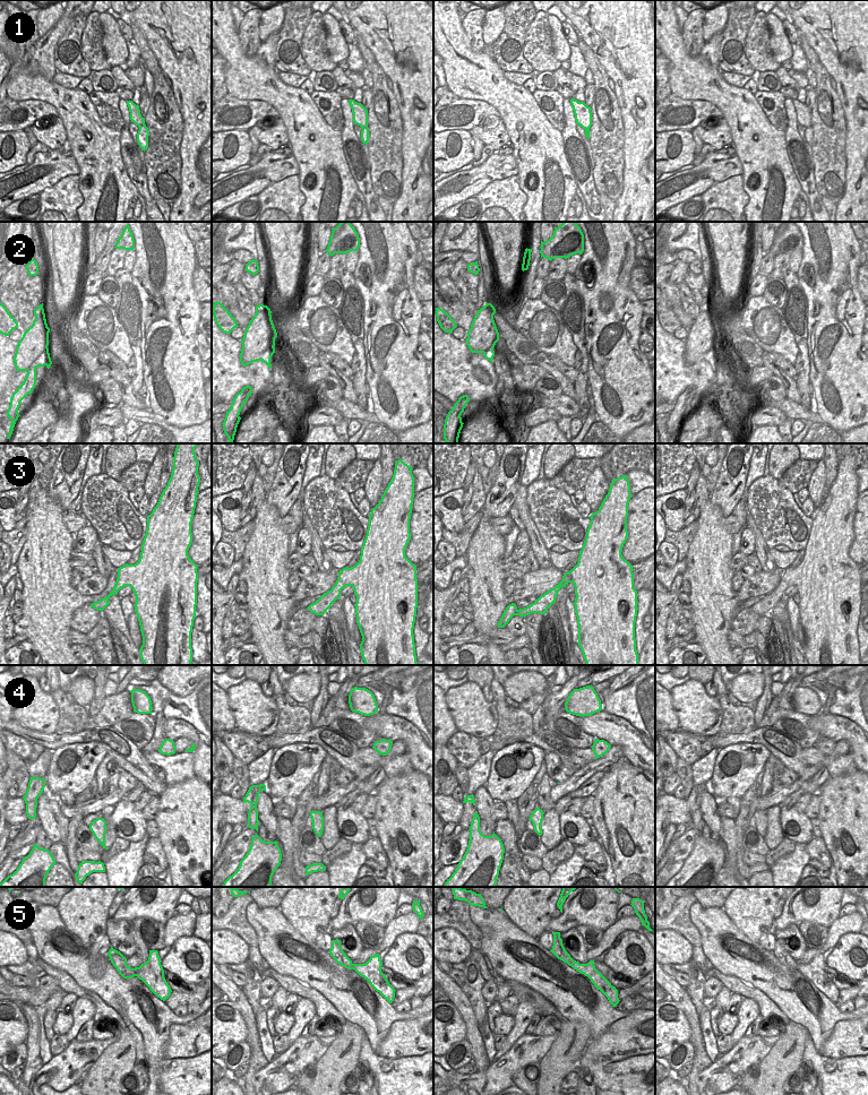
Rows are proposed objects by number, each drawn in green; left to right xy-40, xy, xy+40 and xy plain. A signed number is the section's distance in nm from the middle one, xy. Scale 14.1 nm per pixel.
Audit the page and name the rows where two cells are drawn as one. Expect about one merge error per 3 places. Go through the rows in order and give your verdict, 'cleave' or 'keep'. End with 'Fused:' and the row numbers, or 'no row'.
1: keep
2: cleave
3: keep
4: cleave
5: cleave
Fused: 2, 4, 5

